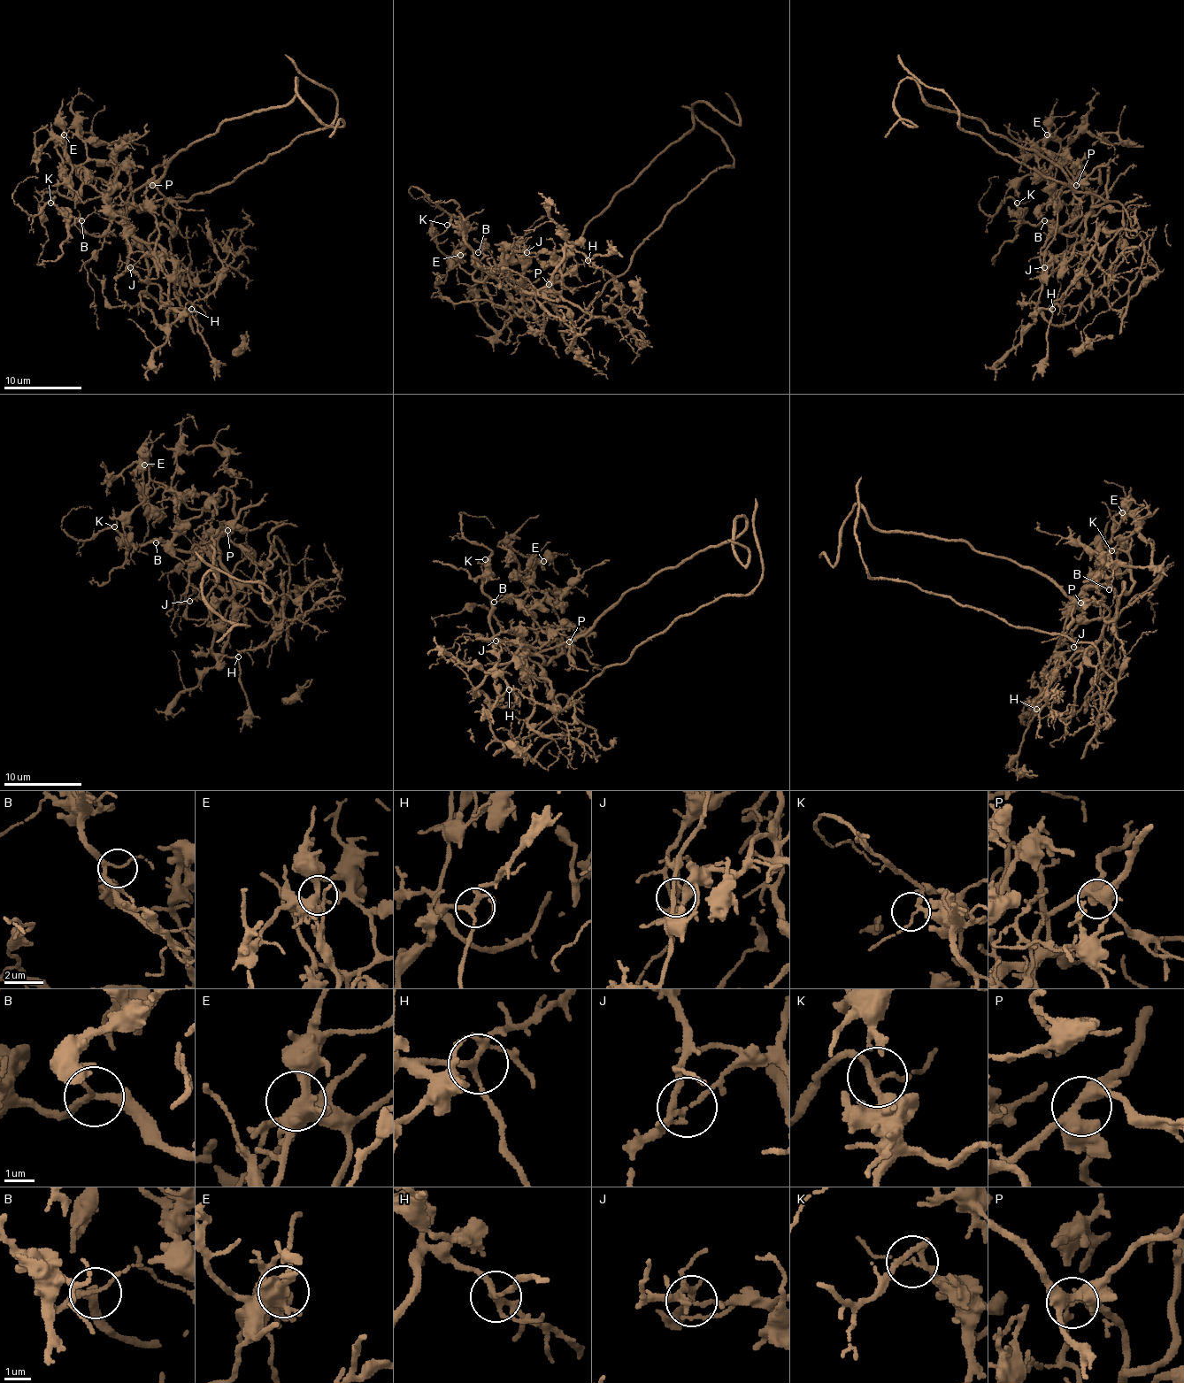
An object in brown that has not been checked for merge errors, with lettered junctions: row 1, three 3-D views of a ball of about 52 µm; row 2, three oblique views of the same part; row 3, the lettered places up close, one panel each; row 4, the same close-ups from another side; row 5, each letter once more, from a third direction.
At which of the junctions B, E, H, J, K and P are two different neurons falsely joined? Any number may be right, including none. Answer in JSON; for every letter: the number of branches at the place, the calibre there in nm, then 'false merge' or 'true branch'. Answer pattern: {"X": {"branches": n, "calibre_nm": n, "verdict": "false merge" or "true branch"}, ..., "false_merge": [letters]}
{"B": {"branches": 3, "calibre_nm": 140, "verdict": "true branch"}, "E": {"branches": 5, "calibre_nm": 420, "verdict": "true branch"}, "H": {"branches": 4, "calibre_nm": 220, "verdict": "true branch"}, "J": {"branches": 3, "calibre_nm": 160, "verdict": "false merge"}, "K": {"branches": 3, "calibre_nm": 160, "verdict": "true branch"}, "P": {"branches": 4, "calibre_nm": 400, "verdict": "true branch"}, "false_merge": ["J"]}

